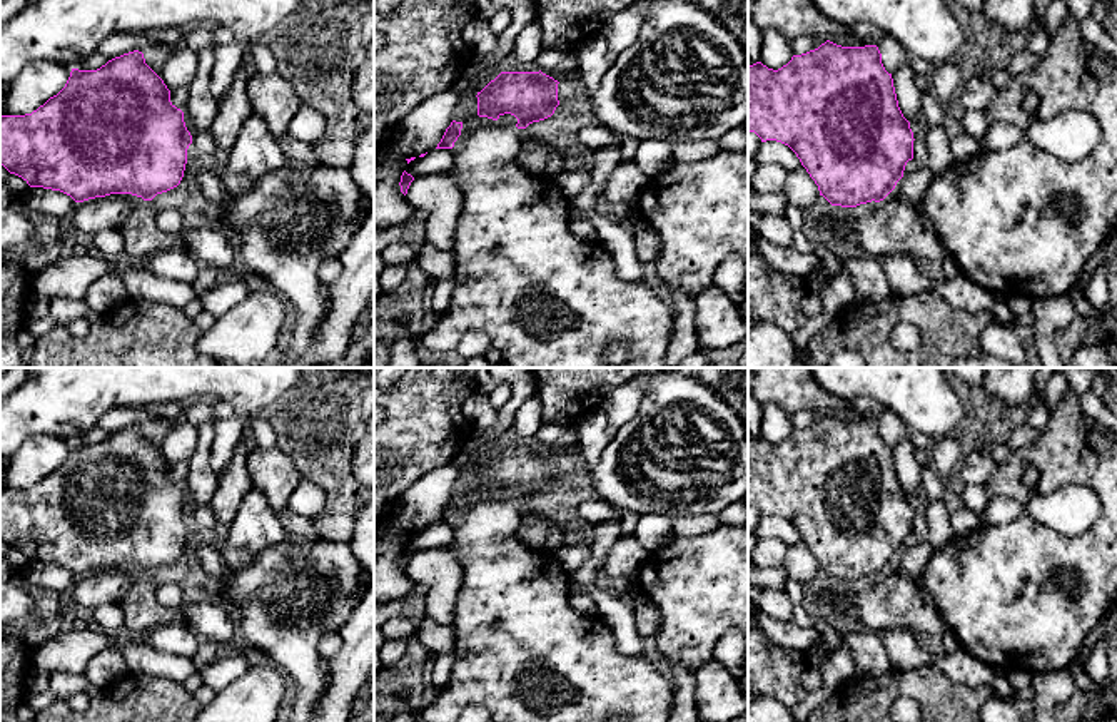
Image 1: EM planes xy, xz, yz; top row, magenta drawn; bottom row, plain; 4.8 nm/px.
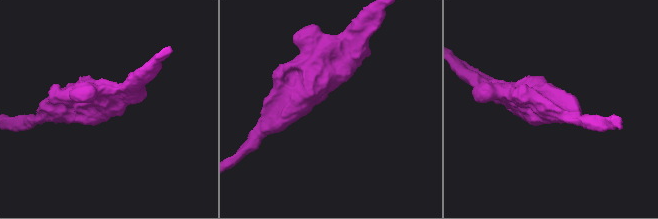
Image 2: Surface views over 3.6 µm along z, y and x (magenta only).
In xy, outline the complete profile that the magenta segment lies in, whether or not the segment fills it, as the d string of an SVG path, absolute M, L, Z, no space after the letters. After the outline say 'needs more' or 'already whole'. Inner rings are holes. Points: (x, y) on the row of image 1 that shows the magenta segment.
M139 50L115 57L97 70L72 69L65 87L37 110L0 117L0 164L30 187L60 191L75 202L110 194L132 194L152 201L180 184L190 144L184 112L170 102L170 90Z | already whole

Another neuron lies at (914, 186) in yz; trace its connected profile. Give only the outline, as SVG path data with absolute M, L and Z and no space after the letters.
M918 167L917 170L903 175L897 182L895 189L903 194L907 202L918 206L933 179L935 172L930 167Z

